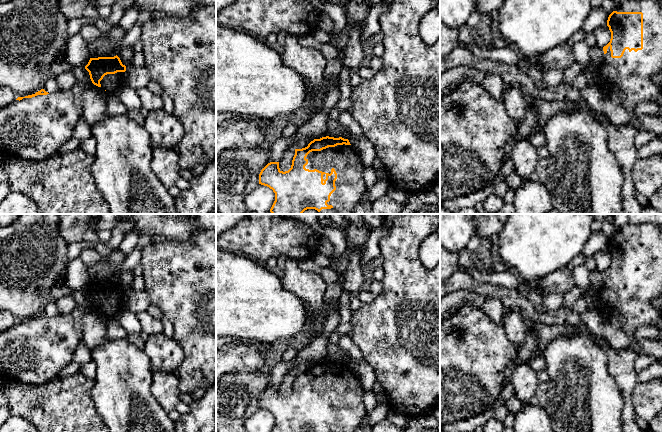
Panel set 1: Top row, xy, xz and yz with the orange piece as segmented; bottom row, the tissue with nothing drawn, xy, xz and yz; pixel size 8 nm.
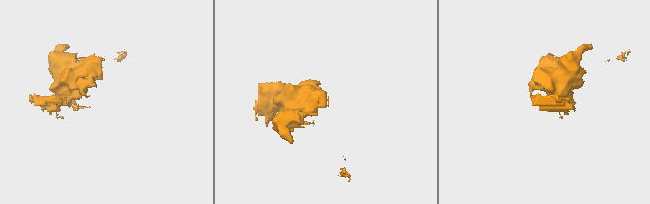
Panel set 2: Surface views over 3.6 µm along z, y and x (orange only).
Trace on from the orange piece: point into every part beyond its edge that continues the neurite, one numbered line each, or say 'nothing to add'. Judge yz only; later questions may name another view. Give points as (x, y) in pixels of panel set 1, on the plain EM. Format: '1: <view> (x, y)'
1: yz (632, 298)

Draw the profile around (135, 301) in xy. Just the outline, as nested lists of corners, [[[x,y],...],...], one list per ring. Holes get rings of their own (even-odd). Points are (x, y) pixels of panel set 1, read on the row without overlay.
[[[143,289],[140,291],[126,290],[124,308],[133,312],[134,314],[139,314],[141,312],[147,311],[148,307],[151,305],[148,293]]]

